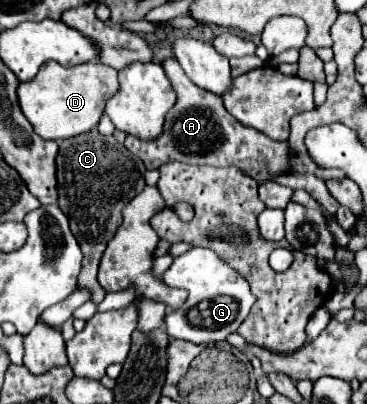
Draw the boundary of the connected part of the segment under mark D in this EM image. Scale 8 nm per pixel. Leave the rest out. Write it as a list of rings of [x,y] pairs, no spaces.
[[[56,61],[44,63],[32,81],[20,83],[18,99],[26,119],[42,139],[68,139],[90,131],[104,115],[106,101],[116,95],[118,73],[104,63],[84,63],[76,67],[60,67]]]

